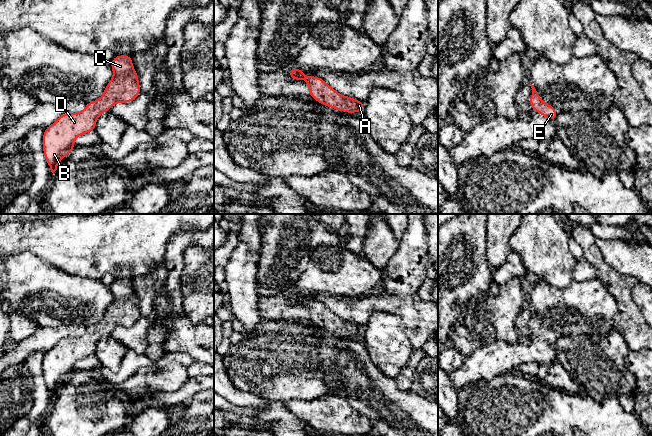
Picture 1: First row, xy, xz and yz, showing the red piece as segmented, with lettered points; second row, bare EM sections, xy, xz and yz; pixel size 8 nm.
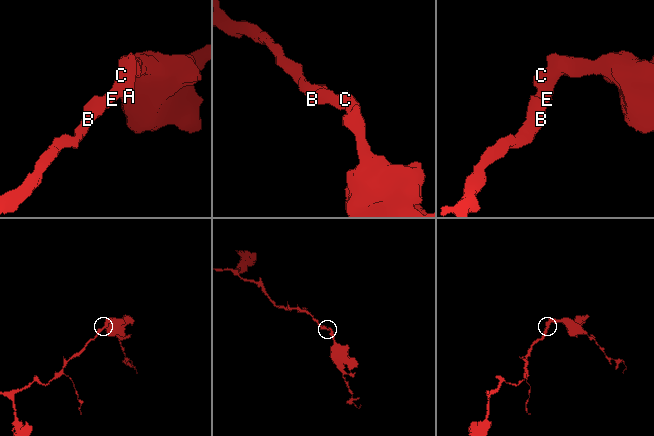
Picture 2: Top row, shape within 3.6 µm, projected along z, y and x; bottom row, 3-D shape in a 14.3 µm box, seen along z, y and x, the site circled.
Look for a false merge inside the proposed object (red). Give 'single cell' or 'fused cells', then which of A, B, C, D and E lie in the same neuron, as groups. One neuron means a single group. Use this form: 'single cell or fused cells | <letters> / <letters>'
single cell | A B C D E

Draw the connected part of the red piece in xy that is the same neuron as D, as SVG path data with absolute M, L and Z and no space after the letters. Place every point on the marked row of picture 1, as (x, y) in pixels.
M116 55L109 65L113 69L113 77L105 87L100 99L87 103L79 113L62 114L54 123L44 129L43 154L53 174L57 170L60 161L74 150L75 139L78 136L95 131L97 119L103 112L108 112L115 103L132 102L142 92L131 55Z

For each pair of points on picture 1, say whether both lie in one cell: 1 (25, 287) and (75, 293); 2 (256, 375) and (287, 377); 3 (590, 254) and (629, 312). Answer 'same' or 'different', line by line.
1: same
2: same
3: same

